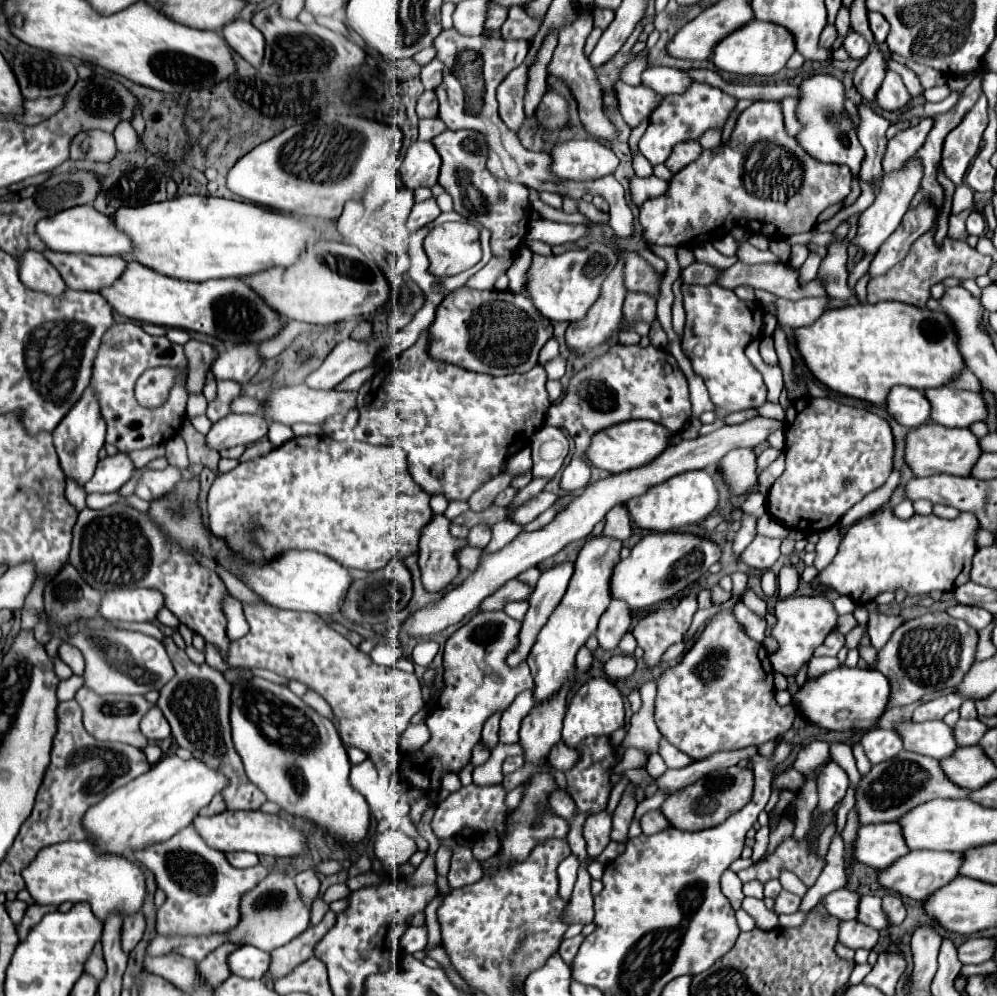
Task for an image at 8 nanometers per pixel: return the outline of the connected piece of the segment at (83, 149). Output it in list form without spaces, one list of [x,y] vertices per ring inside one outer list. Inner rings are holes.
[[[101,130],[91,134],[77,134],[71,144],[71,160],[89,162],[111,162],[117,156],[117,146],[113,134],[103,134]]]

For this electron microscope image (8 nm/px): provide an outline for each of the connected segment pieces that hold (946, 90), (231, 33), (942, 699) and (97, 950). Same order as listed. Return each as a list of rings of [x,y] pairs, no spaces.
[[[943,84],[943,86],[935,86],[935,88],[925,90],[923,98],[925,98],[927,102],[941,102],[941,100],[945,100],[949,94],[951,94],[951,88],[949,88],[947,84]]]
[[[233,20],[221,30],[221,34],[237,54],[241,54],[255,68],[259,68],[259,62],[263,60],[265,40],[263,34],[255,26],[251,26],[251,22]]]
[[[947,694],[947,696],[939,696],[931,702],[921,704],[915,710],[915,722],[923,722],[923,720],[943,720],[943,716],[951,710],[959,710],[959,706],[965,702],[967,698],[961,694]]]
[[[97,942],[93,946],[93,952],[89,954],[87,962],[85,962],[85,970],[95,976],[97,980],[103,978],[103,970],[105,970],[105,962],[103,962],[103,952],[101,952],[101,942]]]

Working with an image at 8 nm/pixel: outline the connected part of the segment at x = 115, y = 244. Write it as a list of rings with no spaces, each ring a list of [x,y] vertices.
[[[73,206],[69,210],[61,210],[59,214],[41,220],[37,226],[37,234],[47,242],[53,252],[67,254],[91,254],[91,256],[121,256],[133,252],[133,242],[121,230],[117,230],[115,220],[111,216],[99,214],[93,206]]]

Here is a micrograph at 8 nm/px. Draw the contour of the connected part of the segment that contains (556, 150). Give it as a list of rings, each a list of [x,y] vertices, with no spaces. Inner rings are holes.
[[[573,138],[549,150],[551,172],[561,180],[595,180],[613,174],[619,160],[611,148],[593,138]]]

